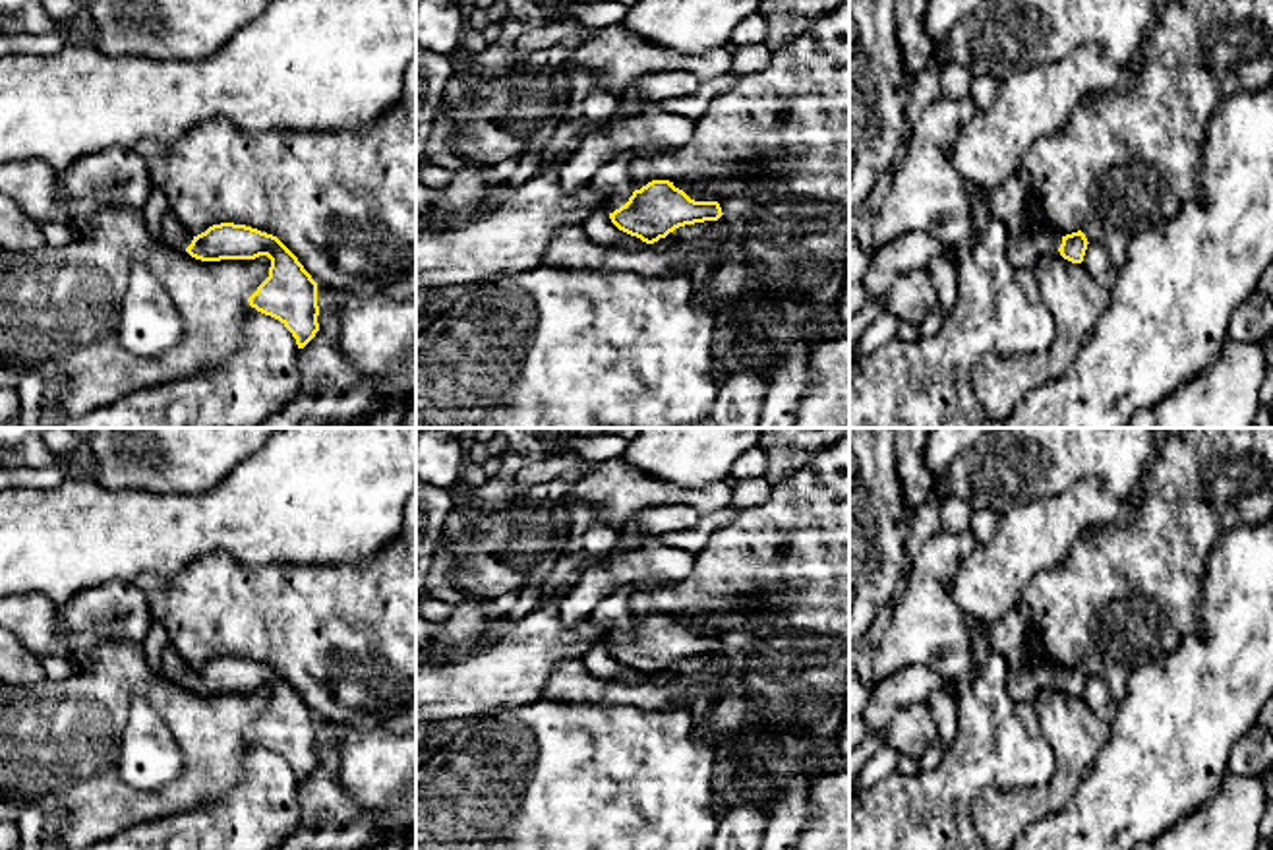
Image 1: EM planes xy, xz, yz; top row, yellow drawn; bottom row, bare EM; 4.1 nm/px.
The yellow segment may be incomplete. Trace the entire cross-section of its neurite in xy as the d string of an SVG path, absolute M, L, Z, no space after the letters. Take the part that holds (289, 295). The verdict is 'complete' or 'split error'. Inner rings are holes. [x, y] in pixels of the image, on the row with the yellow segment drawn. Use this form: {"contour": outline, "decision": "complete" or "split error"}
{"contour": "M168 209L163 219L163 244L186 250L201 261L267 256L269 277L248 298L250 306L279 319L292 333L298 349L319 331L317 283L277 236L234 223L213 225L192 236Z", "decision": "split error"}

